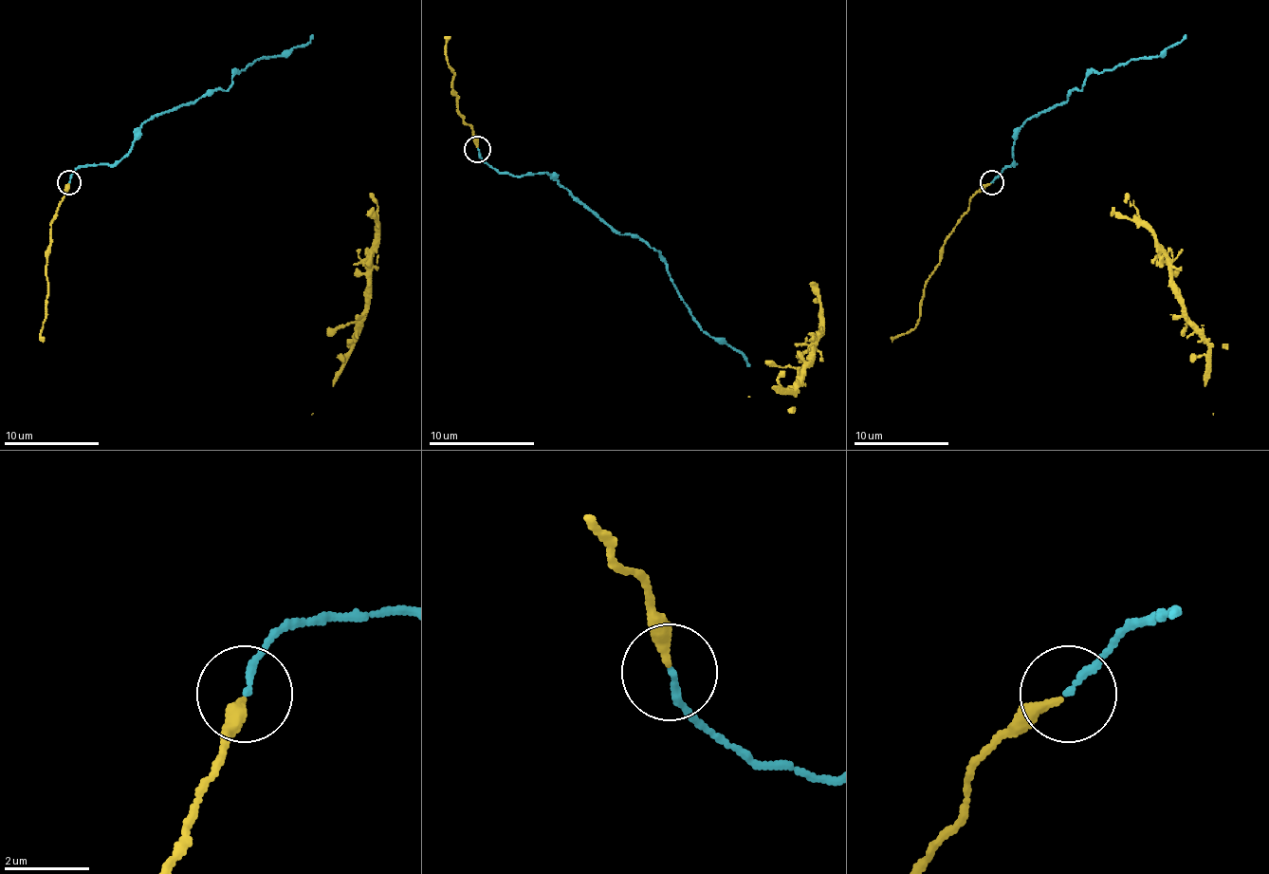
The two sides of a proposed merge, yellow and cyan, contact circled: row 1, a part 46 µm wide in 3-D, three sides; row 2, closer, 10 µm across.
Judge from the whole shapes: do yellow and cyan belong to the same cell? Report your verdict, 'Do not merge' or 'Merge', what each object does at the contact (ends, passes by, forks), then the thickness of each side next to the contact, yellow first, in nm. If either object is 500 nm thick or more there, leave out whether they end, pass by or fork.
Merge. At the ring yellow ends. At the ring cyan ends. Thickness 260 nm (yellow) against 160 nm

